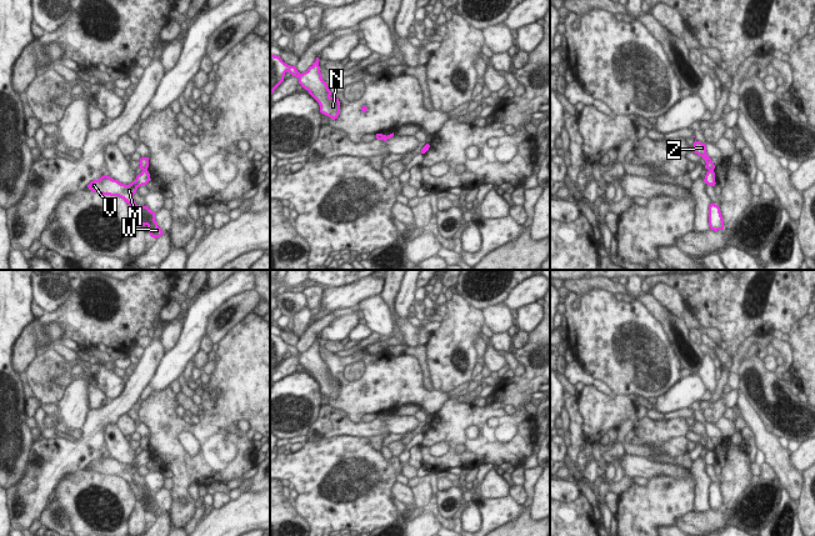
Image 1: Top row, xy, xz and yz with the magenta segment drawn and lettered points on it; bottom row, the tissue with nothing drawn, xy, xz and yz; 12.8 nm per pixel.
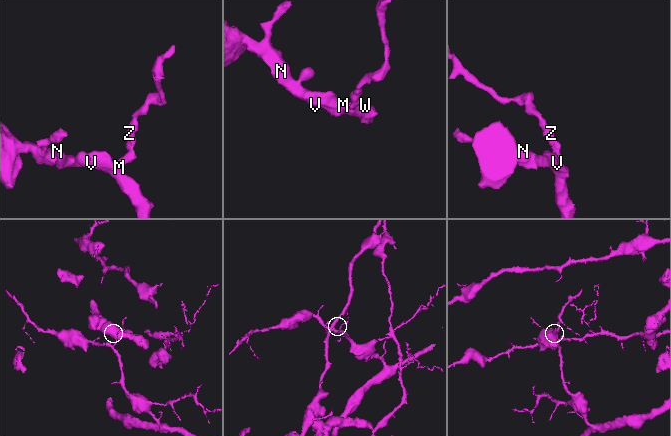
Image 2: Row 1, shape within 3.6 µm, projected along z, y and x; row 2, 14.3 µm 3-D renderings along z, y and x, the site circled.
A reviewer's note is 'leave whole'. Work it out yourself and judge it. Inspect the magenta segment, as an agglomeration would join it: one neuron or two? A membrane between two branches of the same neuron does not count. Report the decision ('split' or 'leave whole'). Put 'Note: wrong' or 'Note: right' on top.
Note: wrong
split

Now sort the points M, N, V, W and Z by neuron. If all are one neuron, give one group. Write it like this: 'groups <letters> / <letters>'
groups M N V W / Z

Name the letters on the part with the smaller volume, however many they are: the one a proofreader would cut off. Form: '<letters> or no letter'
Z

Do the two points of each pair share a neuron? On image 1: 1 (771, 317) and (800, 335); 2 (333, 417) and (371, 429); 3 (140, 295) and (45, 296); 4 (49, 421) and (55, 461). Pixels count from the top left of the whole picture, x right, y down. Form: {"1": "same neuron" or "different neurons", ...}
{"1": "different neurons", "2": "same neuron", "3": "different neurons", "4": "different neurons"}

